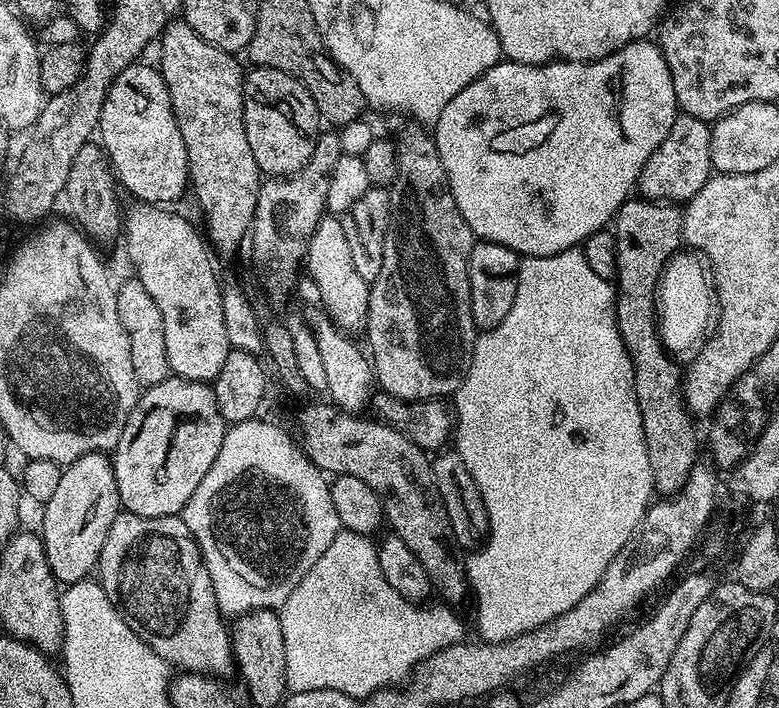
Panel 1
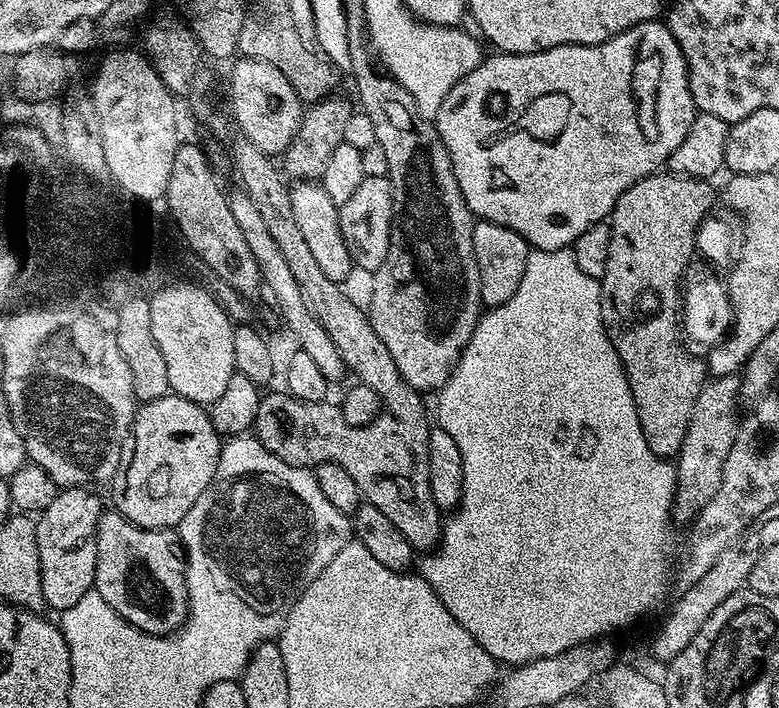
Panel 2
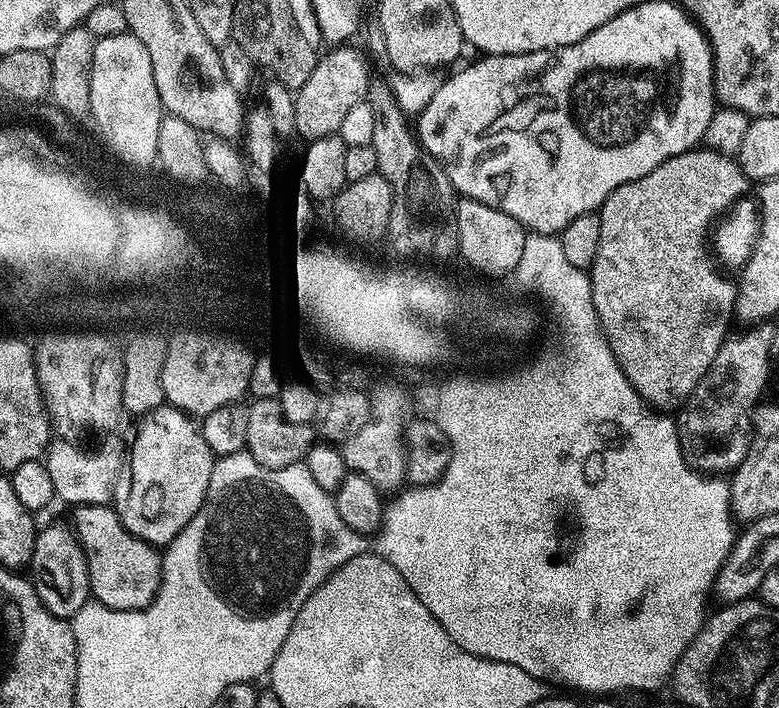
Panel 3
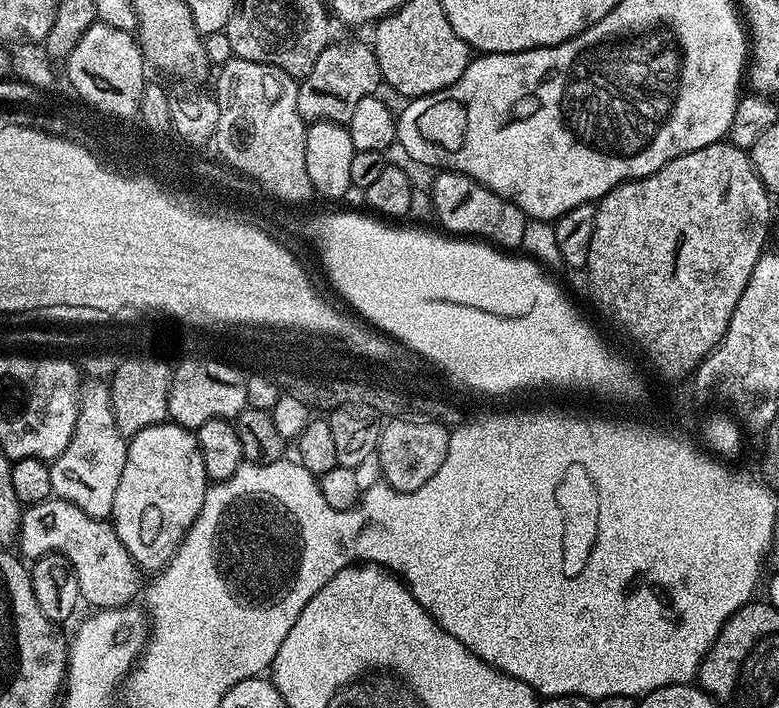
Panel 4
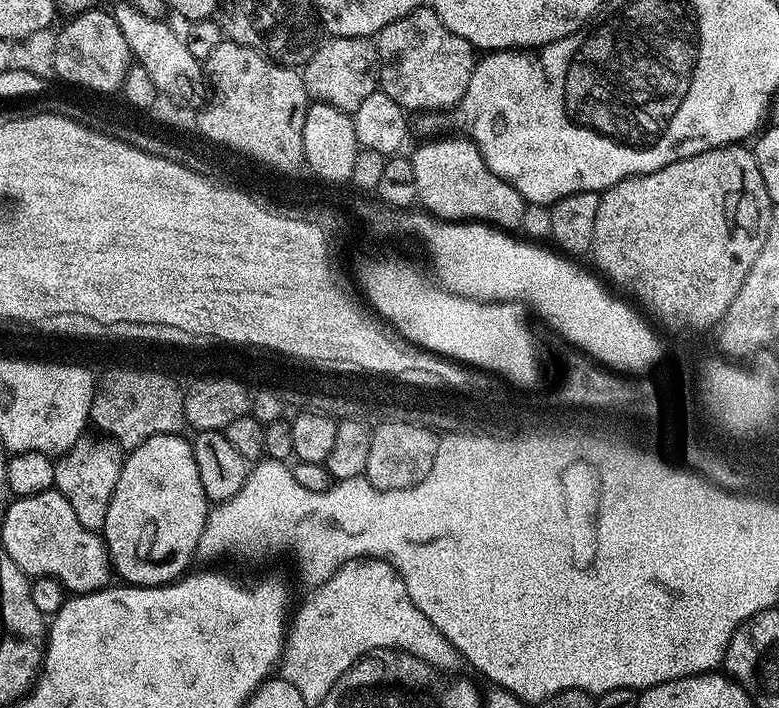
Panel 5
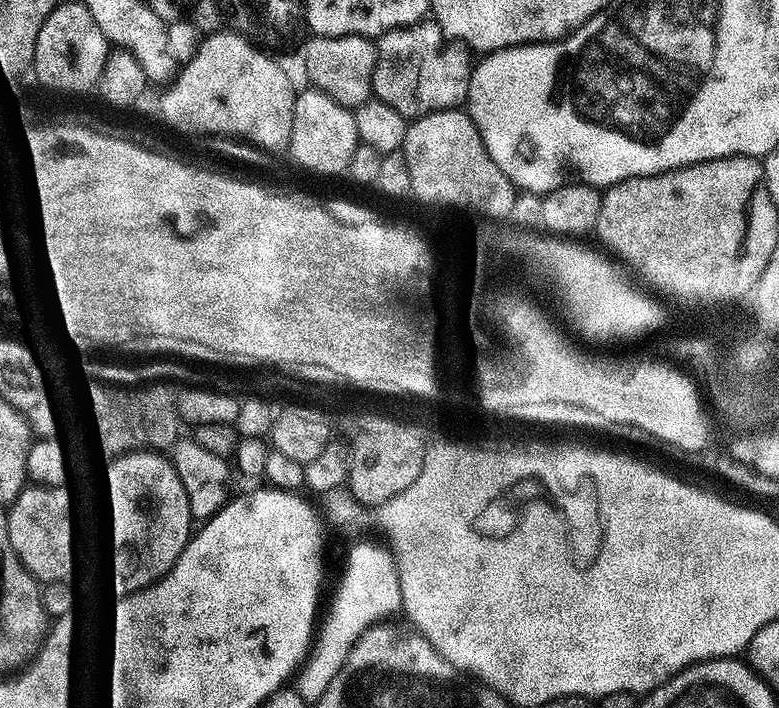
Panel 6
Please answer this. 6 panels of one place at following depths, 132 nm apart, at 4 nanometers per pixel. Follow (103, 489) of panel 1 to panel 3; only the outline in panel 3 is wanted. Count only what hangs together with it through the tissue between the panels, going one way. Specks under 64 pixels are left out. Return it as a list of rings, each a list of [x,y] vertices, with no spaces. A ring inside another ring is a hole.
[[[52,524],[37,533],[30,572],[40,601],[55,617],[70,620],[91,597],[84,549],[69,527]]]

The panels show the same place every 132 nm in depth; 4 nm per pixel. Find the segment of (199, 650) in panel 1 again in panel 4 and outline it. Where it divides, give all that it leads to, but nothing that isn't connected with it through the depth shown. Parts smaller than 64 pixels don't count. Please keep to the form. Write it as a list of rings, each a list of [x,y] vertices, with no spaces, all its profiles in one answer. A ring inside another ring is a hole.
[[[53,498],[25,507],[20,517],[19,544],[19,555],[24,558],[39,558],[48,553],[62,554],[76,575],[79,599],[84,604],[93,604],[93,609],[122,608],[131,605],[139,592],[141,595],[142,569],[118,538],[115,527],[108,520],[90,518],[90,514],[78,510],[78,506],[70,502]]]

